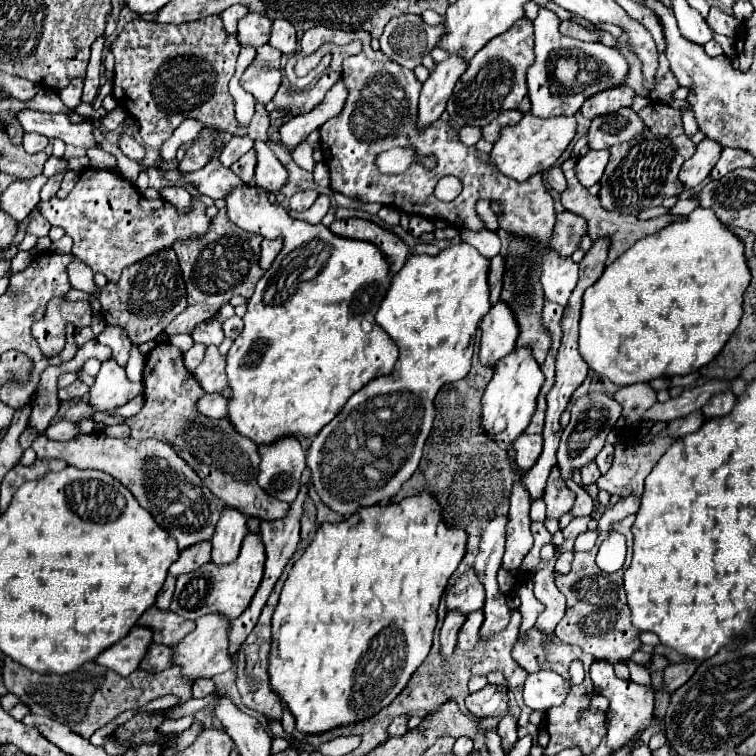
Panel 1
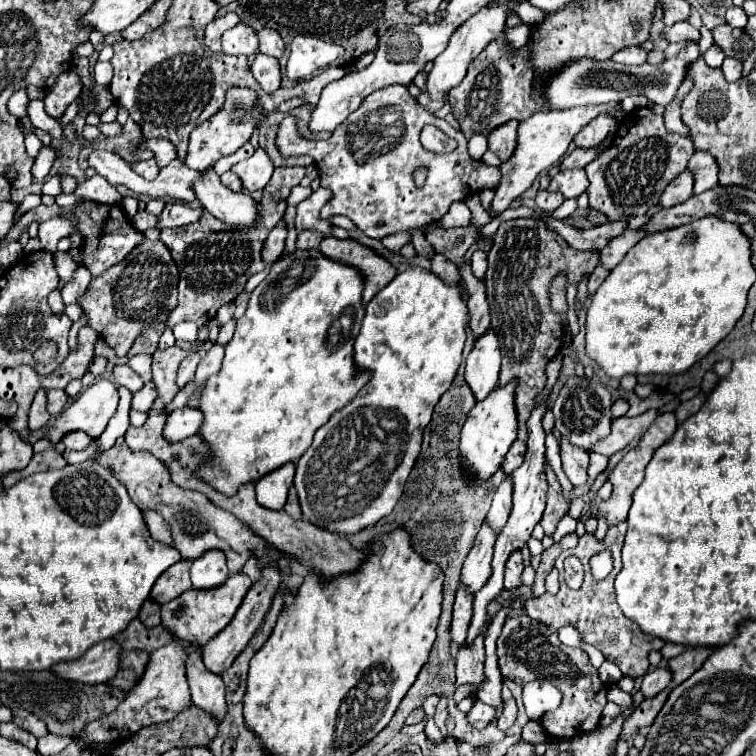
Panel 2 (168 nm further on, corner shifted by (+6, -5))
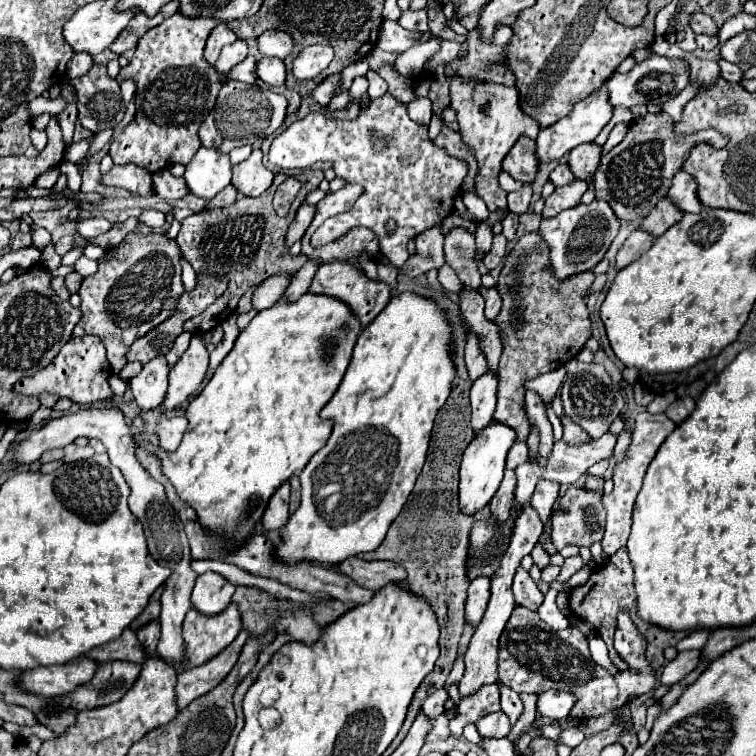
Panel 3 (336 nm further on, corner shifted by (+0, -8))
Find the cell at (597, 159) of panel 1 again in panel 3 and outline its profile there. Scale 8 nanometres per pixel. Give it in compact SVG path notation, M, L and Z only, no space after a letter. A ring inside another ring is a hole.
M577 178L573 182L569 182L569 184L561 186L561 188L555 188L555 192L545 200L543 216L555 216L561 210L577 206L581 196L585 194L585 190L587 190L585 180L577 180Z

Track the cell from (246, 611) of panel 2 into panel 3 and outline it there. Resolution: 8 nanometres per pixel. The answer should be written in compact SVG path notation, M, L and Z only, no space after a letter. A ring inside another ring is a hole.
M241 630L239 636L217 656L213 656L211 660L207 660L205 664L185 670L179 674L177 678L177 700L179 700L179 708L185 708L191 700L211 692L217 684L221 684L225 680L225 676L231 672L231 668L235 666L243 644L247 642L249 632Z

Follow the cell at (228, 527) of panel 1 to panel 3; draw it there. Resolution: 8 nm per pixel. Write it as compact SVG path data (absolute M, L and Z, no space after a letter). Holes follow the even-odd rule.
M205 572L195 580L191 604L203 614L219 614L229 606L233 592L235 586L227 578L217 572Z

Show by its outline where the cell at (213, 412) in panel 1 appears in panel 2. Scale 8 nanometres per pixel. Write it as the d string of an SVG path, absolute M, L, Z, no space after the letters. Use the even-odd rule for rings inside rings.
M189 407L175 409L167 417L167 423L163 427L163 437L169 443L183 441L183 439L195 435L199 431L201 423L203 423L203 415L199 413L199 409L189 409Z

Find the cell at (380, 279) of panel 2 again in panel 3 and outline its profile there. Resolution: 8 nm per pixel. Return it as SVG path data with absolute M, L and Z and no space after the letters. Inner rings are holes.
M335 260L335 262L321 264L309 290L317 292L317 294L329 294L329 296L343 300L345 304L349 304L349 308L355 312L355 316L361 320L363 326L367 326L387 306L387 302L391 298L389 284L385 284L383 280L371 280L361 268L355 268L355 264L351 264L347 260Z

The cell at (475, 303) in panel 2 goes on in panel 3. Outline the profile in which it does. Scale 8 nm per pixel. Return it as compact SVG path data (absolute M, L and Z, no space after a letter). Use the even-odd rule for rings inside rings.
M471 332L467 336L467 346L465 346L465 362L469 370L469 378L475 380L487 370L487 360L481 350L481 338L477 332Z

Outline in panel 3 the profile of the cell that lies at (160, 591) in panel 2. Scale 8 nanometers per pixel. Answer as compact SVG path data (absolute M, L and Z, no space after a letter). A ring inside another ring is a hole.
M165 586L163 588L159 588L157 592L153 592L153 596L151 596L151 600L149 600L149 604L147 604L147 608L145 608L145 612L139 616L139 620L135 620L135 624L131 624L131 628L139 628L139 626L143 626L143 624L147 624L147 622L151 622L151 620L157 620L159 618L159 612L161 612L161 594L163 594L163 590L165 590Z

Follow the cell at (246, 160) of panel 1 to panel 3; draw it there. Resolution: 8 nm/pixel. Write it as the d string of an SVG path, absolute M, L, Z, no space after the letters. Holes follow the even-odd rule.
M229 184L223 192L219 192L219 196L215 196L215 200L209 200L207 202L207 208L223 208L223 206L229 206L229 204L233 204L237 200L237 194L239 194L239 190L233 184Z

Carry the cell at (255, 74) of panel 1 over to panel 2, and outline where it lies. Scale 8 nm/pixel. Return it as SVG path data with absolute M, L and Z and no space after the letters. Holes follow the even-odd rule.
M257 53L255 61L251 63L251 73L253 73L253 77L257 79L257 83L261 85L261 89L267 91L267 93L277 91L279 85L281 85L279 61L273 59L273 57L269 57L269 55Z

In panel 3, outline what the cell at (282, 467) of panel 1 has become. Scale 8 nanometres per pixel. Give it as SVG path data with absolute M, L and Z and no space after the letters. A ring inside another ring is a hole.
M283 482L271 496L261 522L269 532L273 532L281 530L283 524L287 524L287 520L289 520L289 482Z

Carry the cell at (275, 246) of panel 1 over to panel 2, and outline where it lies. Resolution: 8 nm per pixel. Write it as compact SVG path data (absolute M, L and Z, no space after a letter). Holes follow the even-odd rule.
M281 219L277 223L277 227L269 233L269 237L263 245L263 263L275 263L277 257L281 257L285 239L287 239L287 223L285 223L285 219Z

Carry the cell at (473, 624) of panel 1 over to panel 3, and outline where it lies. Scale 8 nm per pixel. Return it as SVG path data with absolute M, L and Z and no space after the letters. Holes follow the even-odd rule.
M499 684L481 686L477 692L461 698L459 716L455 716L455 720L449 722L451 734L461 736L463 726L467 722L475 722L477 718L491 714L491 712L497 712L497 710L501 710L501 706L499 706Z

